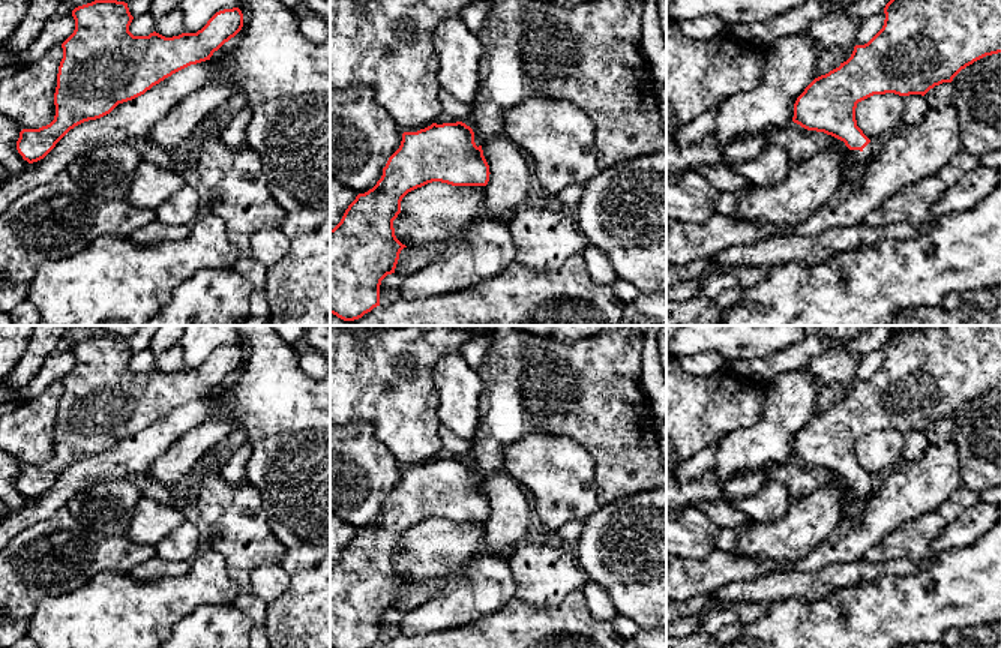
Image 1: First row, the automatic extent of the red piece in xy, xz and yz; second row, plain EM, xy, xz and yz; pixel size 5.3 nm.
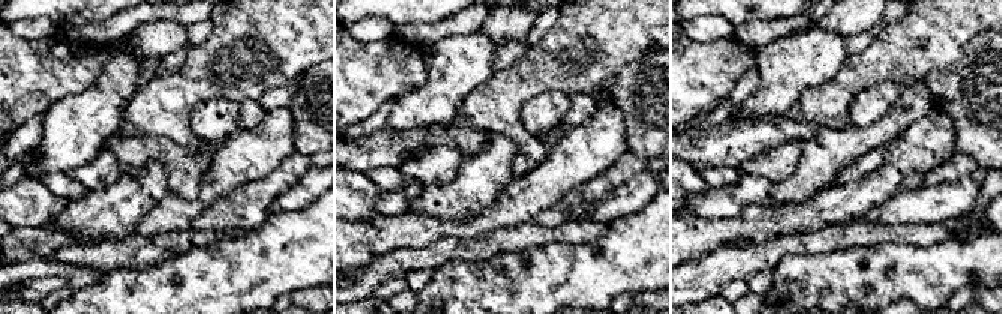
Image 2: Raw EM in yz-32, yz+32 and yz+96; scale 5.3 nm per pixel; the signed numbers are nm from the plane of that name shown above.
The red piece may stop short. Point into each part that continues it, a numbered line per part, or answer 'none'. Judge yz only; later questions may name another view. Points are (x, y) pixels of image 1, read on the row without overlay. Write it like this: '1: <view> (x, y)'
1: yz (871, 486)

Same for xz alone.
none

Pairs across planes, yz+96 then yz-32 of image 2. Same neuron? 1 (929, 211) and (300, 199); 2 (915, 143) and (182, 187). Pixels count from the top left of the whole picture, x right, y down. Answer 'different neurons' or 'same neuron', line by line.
1: same neuron
2: different neurons

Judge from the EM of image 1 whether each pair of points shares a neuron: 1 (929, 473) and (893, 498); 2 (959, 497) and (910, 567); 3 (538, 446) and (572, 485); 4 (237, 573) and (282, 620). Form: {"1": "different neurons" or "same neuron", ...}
{"1": "same neuron", "2": "different neurons", "3": "same neuron", "4": "different neurons"}

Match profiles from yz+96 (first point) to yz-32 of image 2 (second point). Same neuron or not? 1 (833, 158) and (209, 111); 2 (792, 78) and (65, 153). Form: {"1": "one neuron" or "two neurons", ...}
{"1": "two neurons", "2": "one neuron"}

